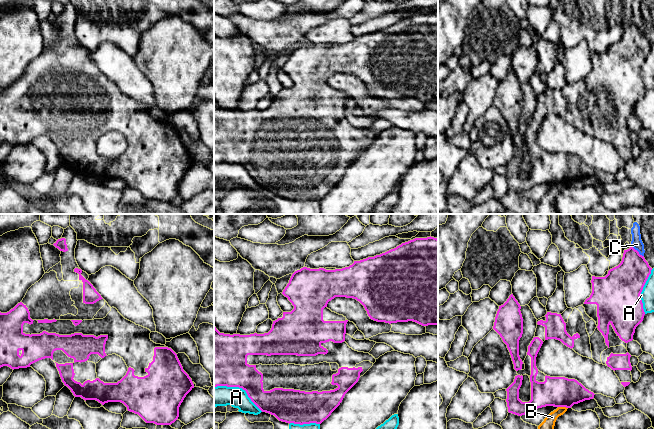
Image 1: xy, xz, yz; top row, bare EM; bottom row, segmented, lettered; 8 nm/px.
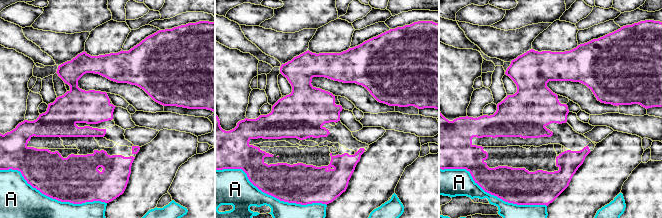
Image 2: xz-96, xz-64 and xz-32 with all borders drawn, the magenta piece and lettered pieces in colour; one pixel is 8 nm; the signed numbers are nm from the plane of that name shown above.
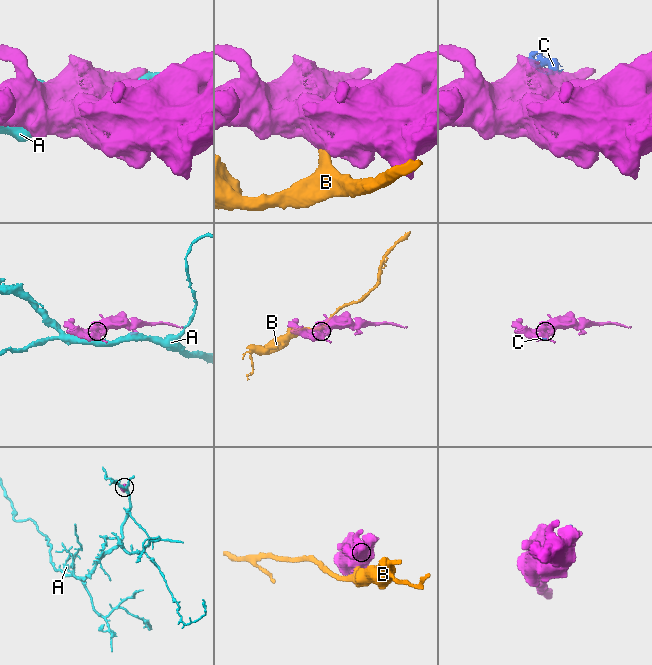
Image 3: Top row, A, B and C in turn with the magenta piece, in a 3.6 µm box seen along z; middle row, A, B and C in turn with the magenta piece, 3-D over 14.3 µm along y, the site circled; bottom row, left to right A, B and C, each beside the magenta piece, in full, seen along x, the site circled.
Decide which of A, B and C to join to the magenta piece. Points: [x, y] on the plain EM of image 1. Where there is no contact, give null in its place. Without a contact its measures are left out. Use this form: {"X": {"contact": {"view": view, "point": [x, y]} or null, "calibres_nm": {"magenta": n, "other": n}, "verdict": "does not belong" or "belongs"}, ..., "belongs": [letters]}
{"A": {"contact": {"view": "xz", "point": [240, 163]}, "calibres_nm": {"magenta": 380, "other": 160}, "verdict": "does not belong"}, "B": {"contact": {"view": "yz", "point": [563, 182]}, "calibres_nm": {"magenta": 240, "other": 140}, "verdict": "does not belong"}, "C": {"contact": {"view": "yz", "point": [638, 28]}, "calibres_nm": {"magenta": 280, "other": 90}, "verdict": "does not belong"}, "belongs": []}

